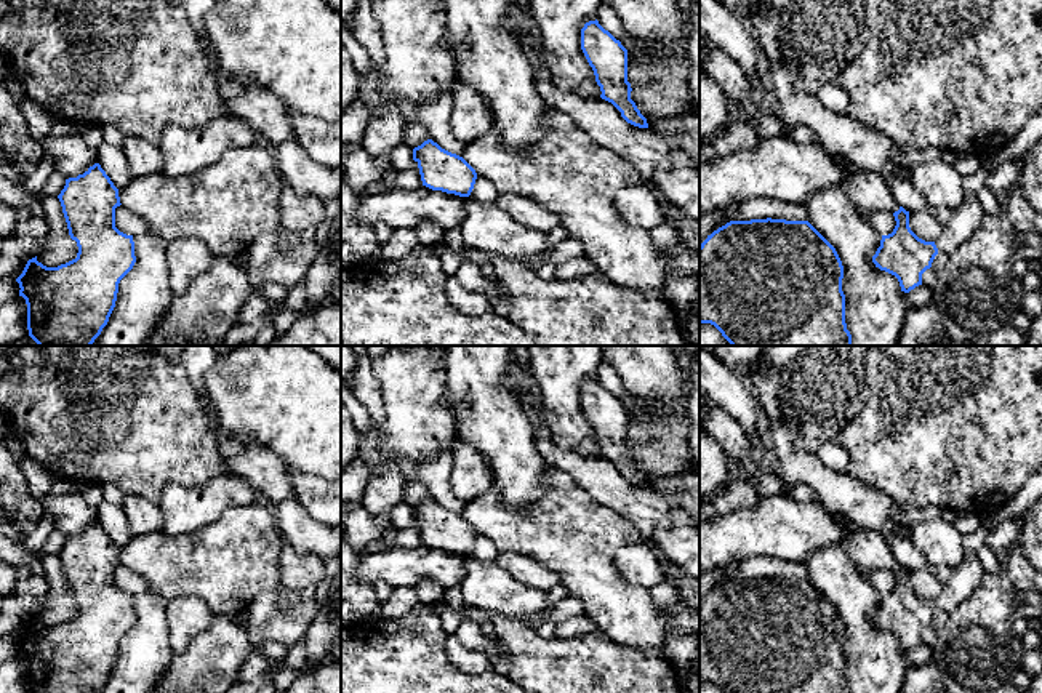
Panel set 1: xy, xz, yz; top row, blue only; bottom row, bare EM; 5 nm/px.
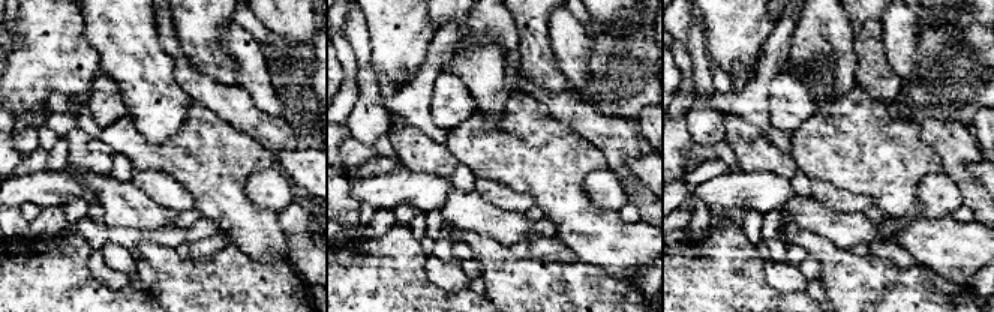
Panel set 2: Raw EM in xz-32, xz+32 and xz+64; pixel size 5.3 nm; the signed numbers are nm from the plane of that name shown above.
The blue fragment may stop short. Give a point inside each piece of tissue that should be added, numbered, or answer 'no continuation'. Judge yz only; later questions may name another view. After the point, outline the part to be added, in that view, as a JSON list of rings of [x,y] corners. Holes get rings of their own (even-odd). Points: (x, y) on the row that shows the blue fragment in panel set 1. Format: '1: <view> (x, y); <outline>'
1: yz (965, 220); [[[965,194],[962,203],[952,211],[943,226],[941,235],[935,240],[938,253],[951,256],[973,232],[984,218],[984,208],[976,194]]]

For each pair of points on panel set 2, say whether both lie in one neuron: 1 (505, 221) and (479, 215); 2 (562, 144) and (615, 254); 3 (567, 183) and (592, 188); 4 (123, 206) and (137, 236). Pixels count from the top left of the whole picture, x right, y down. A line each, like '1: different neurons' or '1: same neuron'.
1: same neuron
2: same neuron
3: different neurons
4: different neurons

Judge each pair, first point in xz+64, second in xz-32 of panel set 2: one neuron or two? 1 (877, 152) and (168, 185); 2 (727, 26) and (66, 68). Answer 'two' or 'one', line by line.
1: two
2: one

